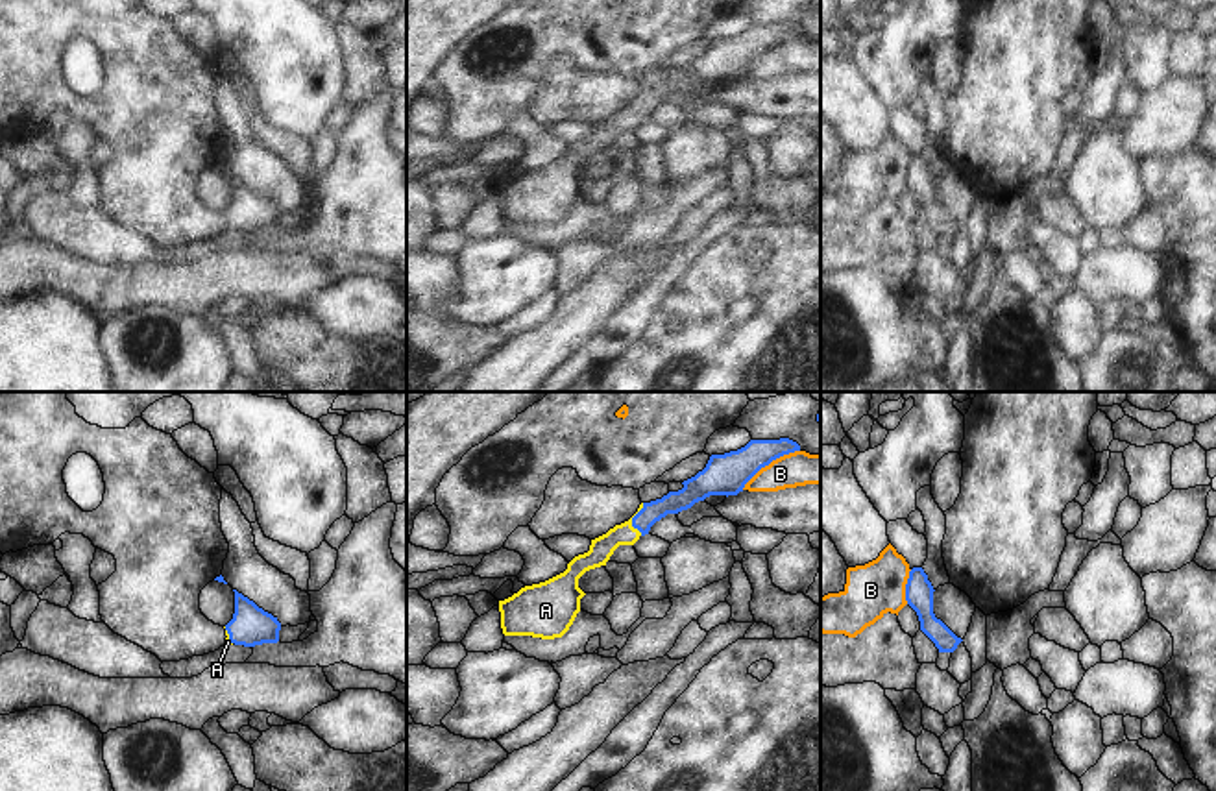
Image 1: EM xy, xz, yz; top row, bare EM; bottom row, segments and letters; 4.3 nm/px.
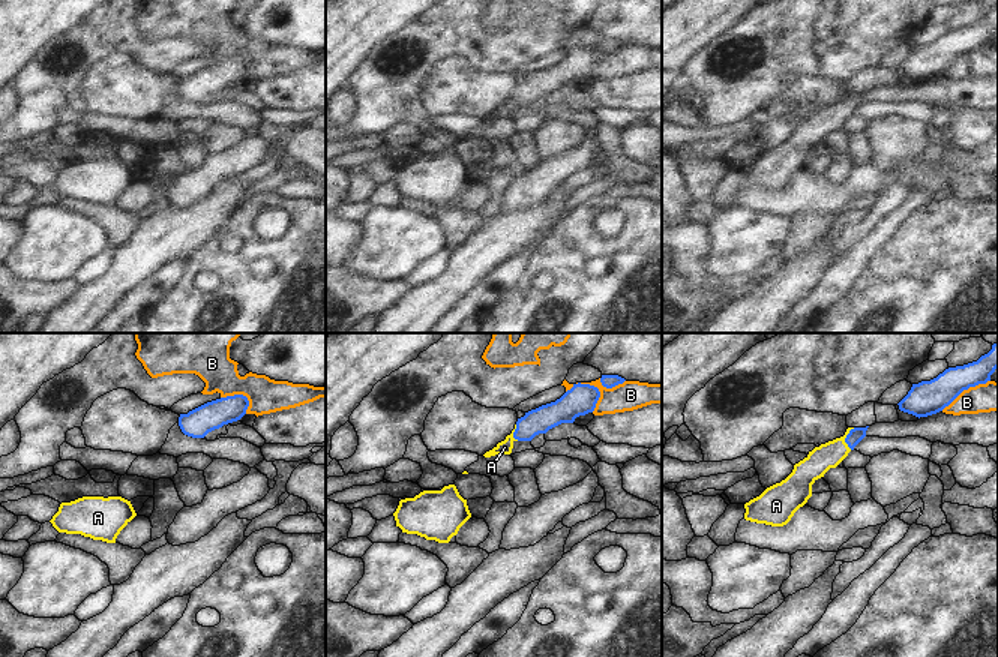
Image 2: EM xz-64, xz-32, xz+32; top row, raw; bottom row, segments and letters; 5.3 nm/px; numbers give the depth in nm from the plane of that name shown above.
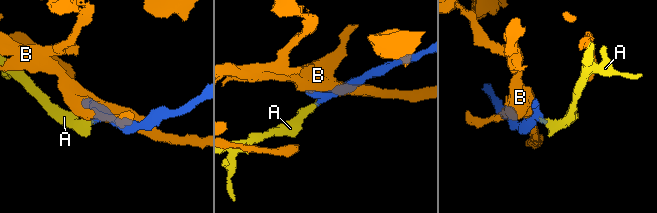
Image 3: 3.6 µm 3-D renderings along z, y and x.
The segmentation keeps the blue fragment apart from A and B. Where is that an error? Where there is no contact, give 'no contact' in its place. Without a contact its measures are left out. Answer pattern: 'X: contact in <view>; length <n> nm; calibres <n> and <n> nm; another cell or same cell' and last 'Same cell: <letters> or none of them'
A: contact in xz; length 140 nm; calibres 100 and 100 nm; same cell
B: contact in xz; length 300 nm; calibres 180 and 150 nm; another cell
Same cell: A

